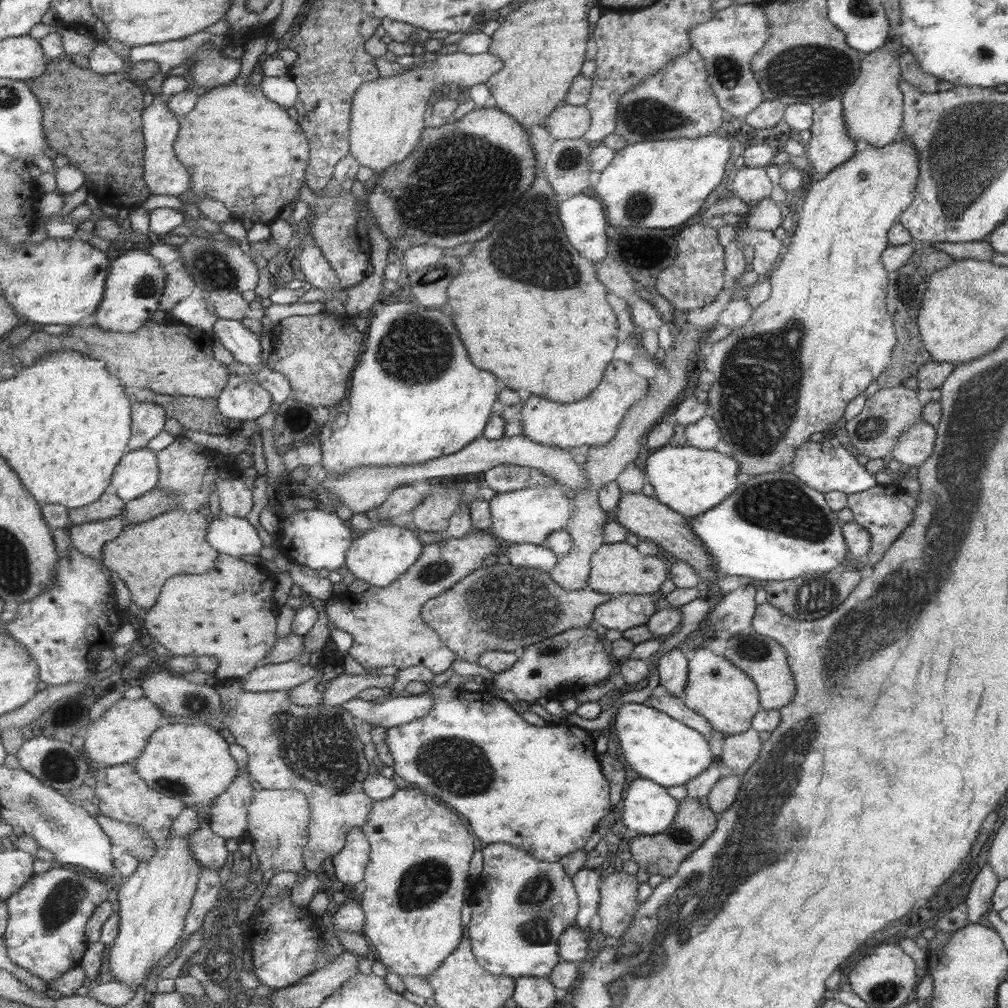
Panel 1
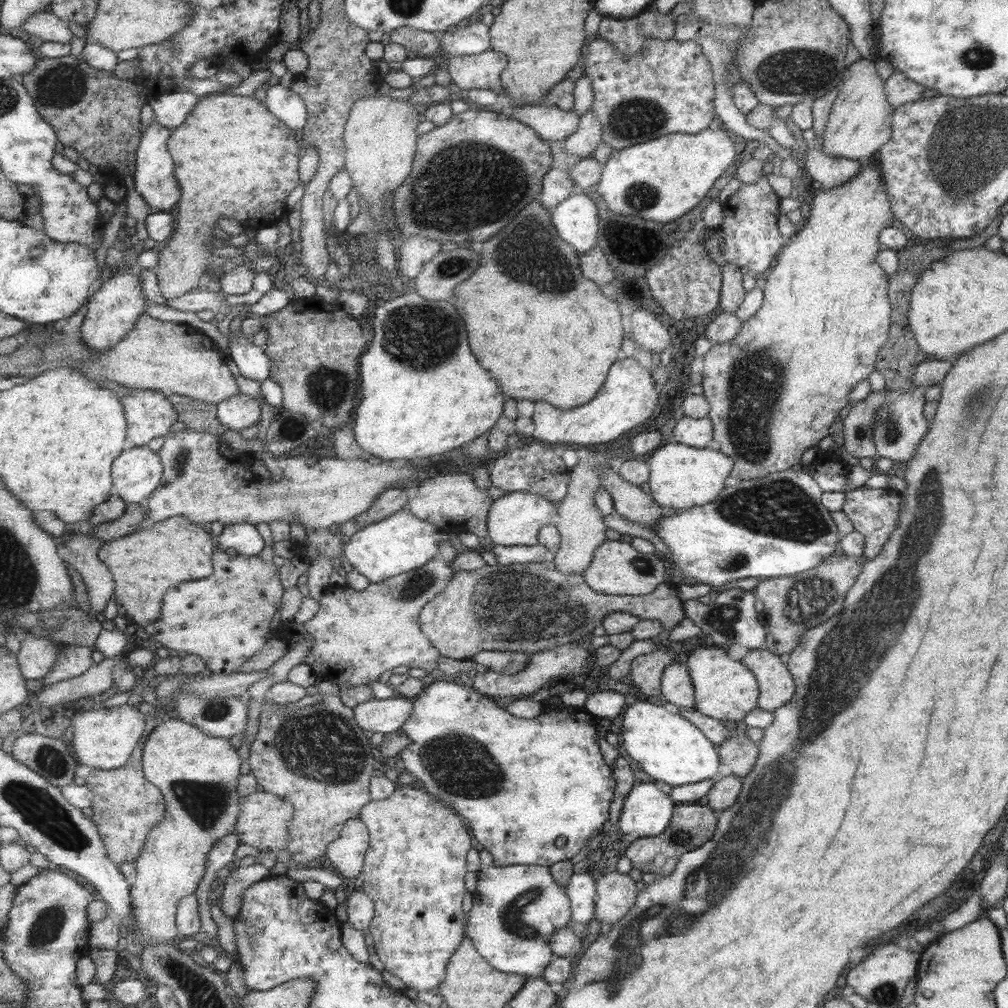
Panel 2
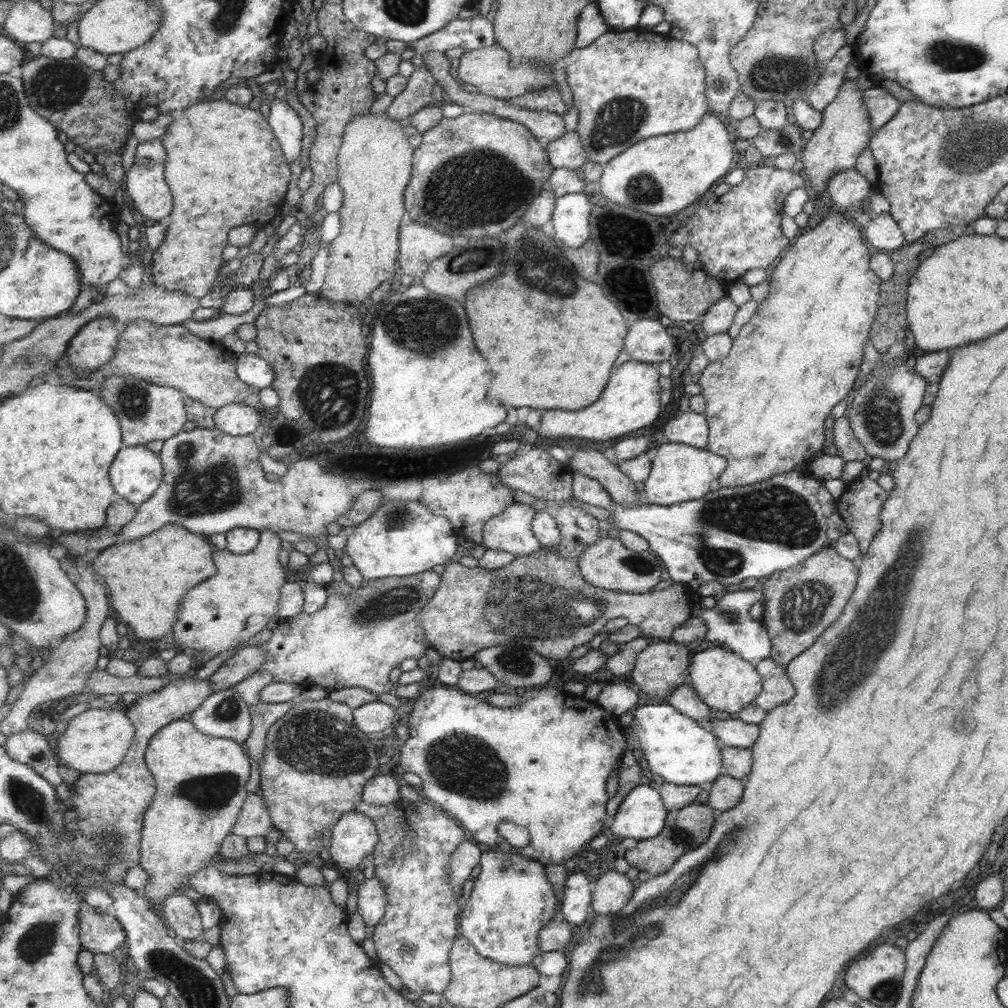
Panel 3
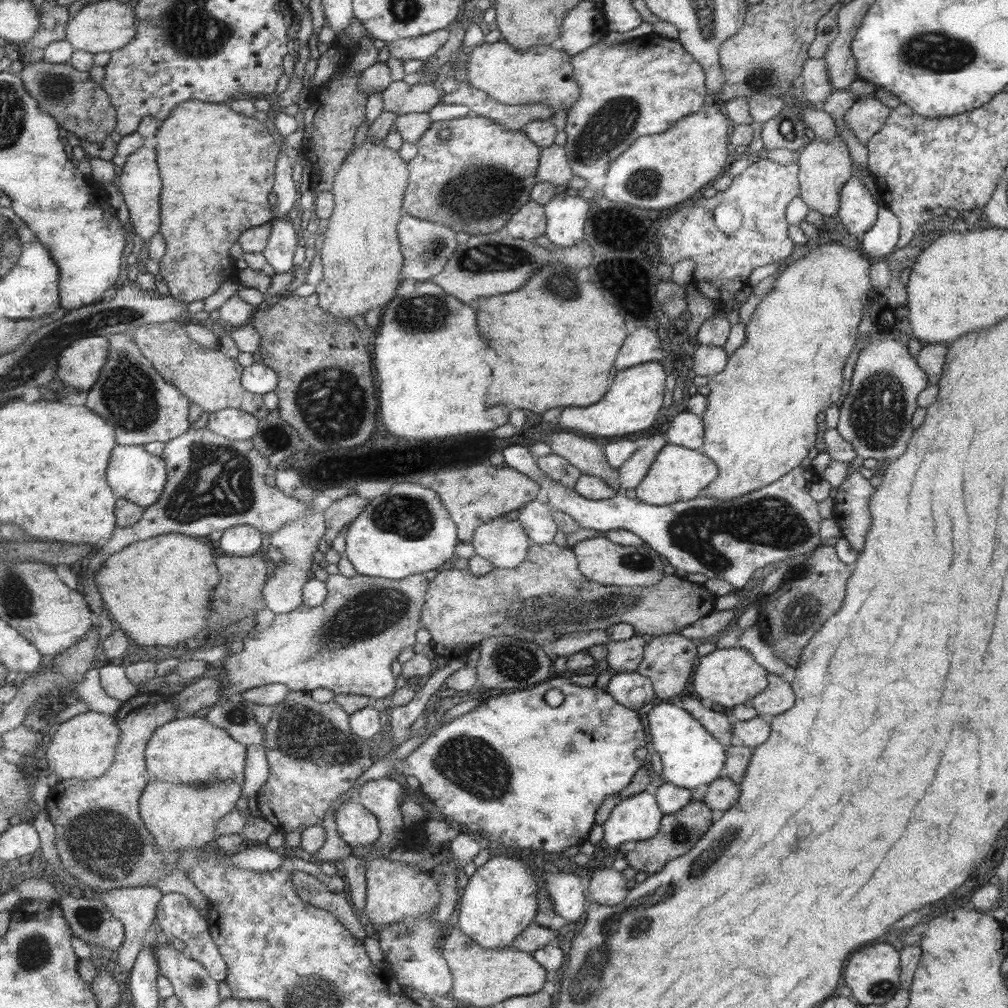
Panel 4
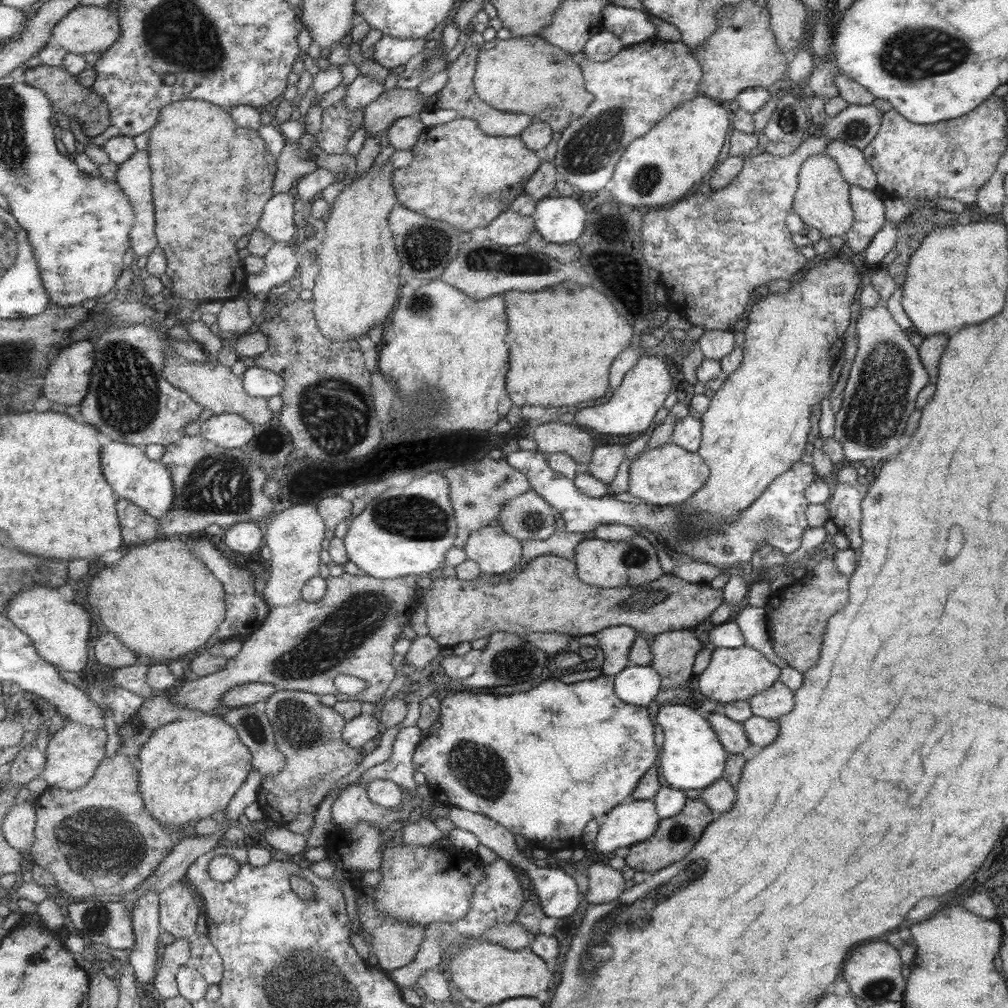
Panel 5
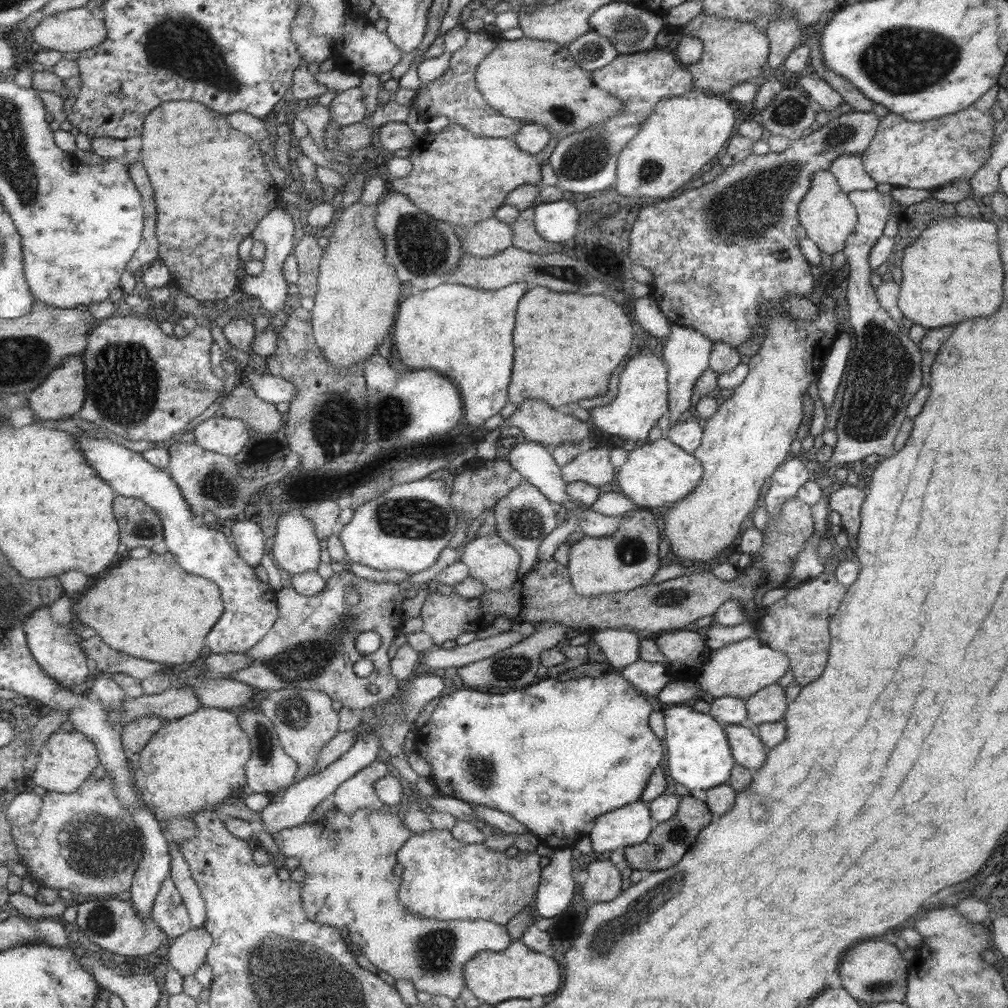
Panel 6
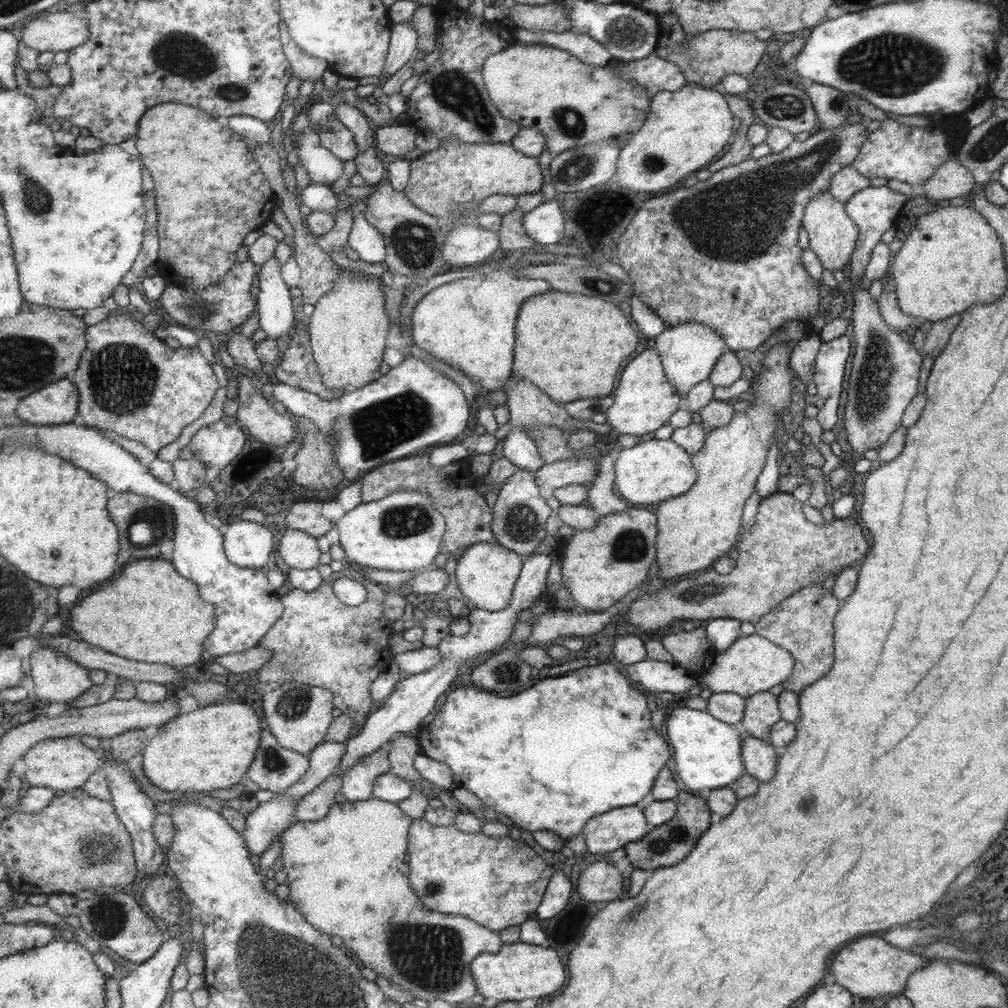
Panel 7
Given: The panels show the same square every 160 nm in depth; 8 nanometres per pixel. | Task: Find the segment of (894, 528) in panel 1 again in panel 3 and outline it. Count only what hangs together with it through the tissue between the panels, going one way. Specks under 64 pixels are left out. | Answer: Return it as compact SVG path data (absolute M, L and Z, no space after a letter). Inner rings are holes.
M865 473L844 486L841 496L835 500L835 511L849 527L849 533L858 539L861 555L865 555L881 528L880 510L888 491L869 480Z

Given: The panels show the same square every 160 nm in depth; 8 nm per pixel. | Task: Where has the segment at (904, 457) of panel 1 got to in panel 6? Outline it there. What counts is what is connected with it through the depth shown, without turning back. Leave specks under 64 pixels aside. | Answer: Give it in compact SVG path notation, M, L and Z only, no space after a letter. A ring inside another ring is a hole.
M854 190L849 199L857 212L857 224L845 242L844 254L849 275L846 301L849 324L855 333L855 350L845 380L841 411L834 432L837 444L833 454L825 463L812 468L813 479L827 482L826 472L830 467L857 467L869 454L885 457L894 448L893 438L897 437L899 424L905 420L905 408L913 394L921 388L920 348L907 336L901 334L894 319L882 309L877 295L869 285L870 250L875 241L883 235L883 226L891 209L893 198L888 193L873 190Z

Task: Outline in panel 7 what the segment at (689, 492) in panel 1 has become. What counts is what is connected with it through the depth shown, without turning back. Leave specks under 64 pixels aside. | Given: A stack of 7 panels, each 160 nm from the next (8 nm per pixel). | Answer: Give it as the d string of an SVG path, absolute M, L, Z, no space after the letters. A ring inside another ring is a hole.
M652 439L623 448L613 464L615 493L632 506L658 504L682 496L698 479L691 456L670 439Z

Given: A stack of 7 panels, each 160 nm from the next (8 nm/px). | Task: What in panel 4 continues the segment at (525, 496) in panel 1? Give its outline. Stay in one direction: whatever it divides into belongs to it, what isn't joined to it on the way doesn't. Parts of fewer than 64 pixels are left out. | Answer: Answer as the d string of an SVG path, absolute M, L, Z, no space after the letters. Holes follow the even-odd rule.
M501 517L479 526L472 544L475 554L487 558L495 569L513 569L527 561L531 542L521 521Z

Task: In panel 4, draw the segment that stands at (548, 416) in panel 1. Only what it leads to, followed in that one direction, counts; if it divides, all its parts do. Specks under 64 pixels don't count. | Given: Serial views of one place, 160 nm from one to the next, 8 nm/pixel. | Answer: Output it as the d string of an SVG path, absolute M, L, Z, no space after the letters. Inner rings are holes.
M655 362L636 364L617 372L611 390L607 390L607 398L593 406L564 407L558 418L559 427L565 431L581 431L588 437L609 438L623 436L631 432L641 432L653 424L663 396L663 370Z

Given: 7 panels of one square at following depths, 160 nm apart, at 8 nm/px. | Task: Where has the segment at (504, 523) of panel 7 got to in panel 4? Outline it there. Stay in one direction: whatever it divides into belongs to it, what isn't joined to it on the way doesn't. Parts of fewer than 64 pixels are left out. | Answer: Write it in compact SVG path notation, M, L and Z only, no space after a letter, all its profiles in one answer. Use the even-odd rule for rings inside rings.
M530 502L520 509L517 520L522 522L533 542L539 545L551 544L560 531L554 519L554 509L549 503Z

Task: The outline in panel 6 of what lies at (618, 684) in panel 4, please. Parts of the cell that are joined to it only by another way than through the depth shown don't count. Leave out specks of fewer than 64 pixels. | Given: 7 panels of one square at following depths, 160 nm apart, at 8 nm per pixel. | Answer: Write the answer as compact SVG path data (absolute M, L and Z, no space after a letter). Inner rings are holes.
M637 659L624 666L620 673L635 690L649 696L657 696L658 692L674 677L664 663L649 662Z

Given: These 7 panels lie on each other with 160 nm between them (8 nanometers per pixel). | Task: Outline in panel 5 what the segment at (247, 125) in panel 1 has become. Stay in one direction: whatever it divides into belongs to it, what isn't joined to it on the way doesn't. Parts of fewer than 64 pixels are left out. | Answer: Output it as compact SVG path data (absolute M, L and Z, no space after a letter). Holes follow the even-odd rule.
M180 100L162 110L159 122L149 136L147 150L151 152L155 184L157 234L159 244L169 258L166 275L172 281L174 296L194 302L224 302L248 290L249 273L239 256L238 242L260 228L265 204L276 195L273 182L277 158L269 152L257 130L241 128L229 112L230 109L206 100Z

